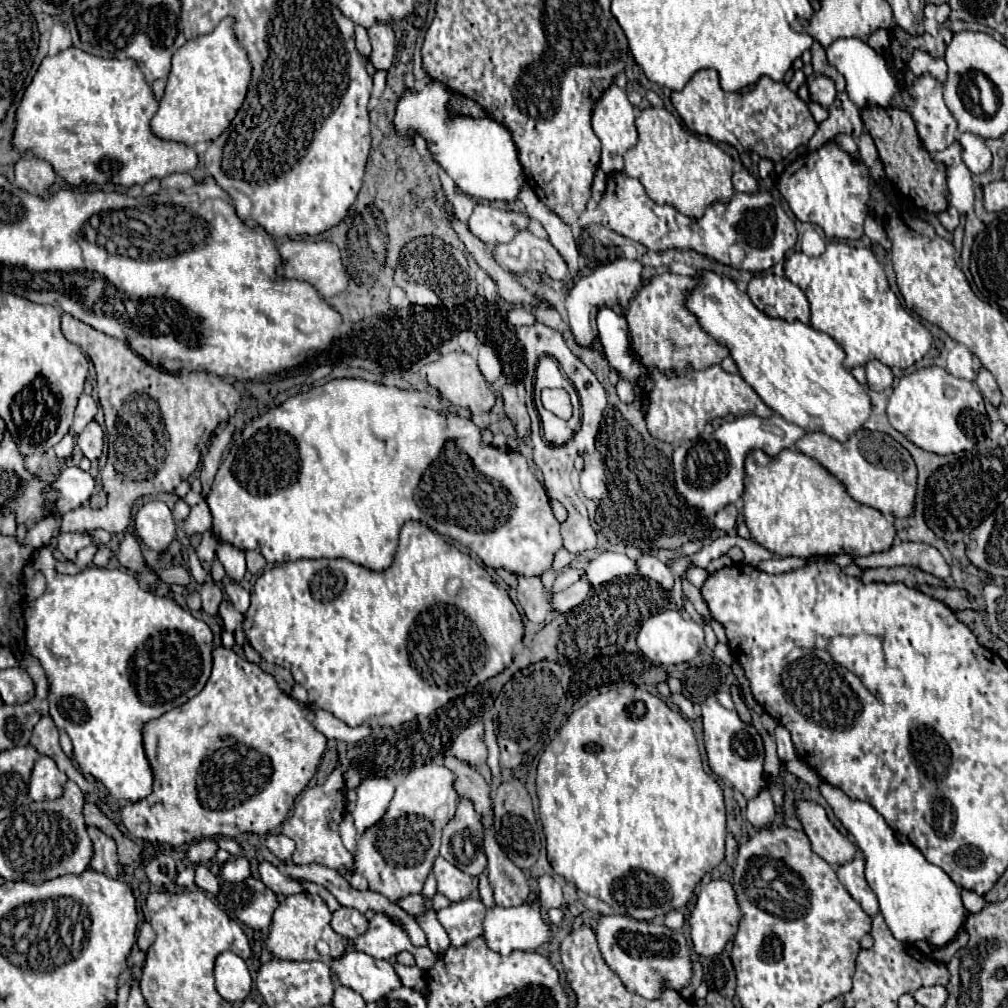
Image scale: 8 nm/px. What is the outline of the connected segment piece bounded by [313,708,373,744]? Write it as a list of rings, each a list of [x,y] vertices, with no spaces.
[[[321,708],[315,710],[313,726],[315,726],[321,734],[325,734],[327,738],[331,738],[331,740],[343,740],[343,742],[351,742],[351,744],[355,744],[355,742],[359,742],[359,740],[365,740],[367,736],[373,734],[373,730],[371,730],[369,726],[363,724],[363,726],[351,728],[351,726],[347,726],[345,722],[337,720],[333,714],[329,714],[329,712],[321,710]]]

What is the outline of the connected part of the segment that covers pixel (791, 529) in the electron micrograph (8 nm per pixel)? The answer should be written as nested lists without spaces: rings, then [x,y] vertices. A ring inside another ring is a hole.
[[[753,450],[745,460],[745,474],[745,524],[751,538],[775,556],[869,556],[893,546],[895,526],[879,510],[853,500],[841,480],[801,452],[783,450],[771,458]]]

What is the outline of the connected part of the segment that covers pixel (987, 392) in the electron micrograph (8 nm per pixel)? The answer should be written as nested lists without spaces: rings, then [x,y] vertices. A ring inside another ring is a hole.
[[[981,368],[981,370],[977,372],[975,384],[979,386],[981,394],[983,394],[993,406],[999,406],[999,402],[1001,402],[1001,392],[999,392],[999,386],[997,386],[997,382],[995,382],[995,378],[993,378],[993,374],[991,374],[989,370]]]

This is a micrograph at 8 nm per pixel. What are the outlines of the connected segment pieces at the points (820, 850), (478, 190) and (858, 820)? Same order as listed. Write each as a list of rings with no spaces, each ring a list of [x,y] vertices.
[[[795,800],[797,818],[811,840],[811,848],[831,866],[841,866],[855,856],[855,846],[829,822],[825,810],[807,800]]]
[[[429,80],[421,92],[407,92],[397,106],[393,118],[395,128],[403,136],[409,136],[411,130],[413,134],[421,134],[427,142],[431,142],[433,158],[465,194],[481,200],[515,202],[527,182],[519,162],[519,150],[509,128],[491,118],[453,118],[445,104],[439,104],[439,100],[449,100],[449,96],[451,92],[435,80]]]
[[[825,782],[819,790],[865,854],[865,878],[879,900],[881,914],[893,936],[901,942],[927,940],[937,948],[951,942],[965,920],[961,888],[955,886],[939,866],[929,864],[913,844],[897,842],[893,830],[873,806],[859,800],[851,802],[839,788]]]

